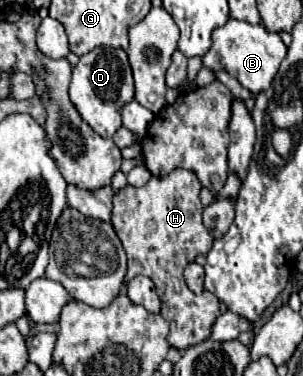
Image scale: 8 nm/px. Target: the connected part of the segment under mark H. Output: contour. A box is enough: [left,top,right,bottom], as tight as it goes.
[111,168,221,350]

